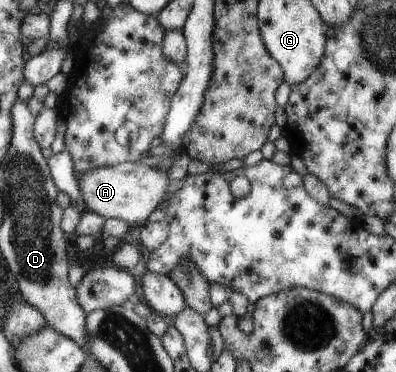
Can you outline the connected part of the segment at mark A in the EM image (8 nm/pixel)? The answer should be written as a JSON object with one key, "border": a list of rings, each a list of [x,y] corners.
{"border":[[[123,161],[118,165],[97,167],[75,179],[87,211],[93,211],[104,219],[119,219],[133,225],[145,220],[163,200],[169,184],[167,171],[139,163]]]}

